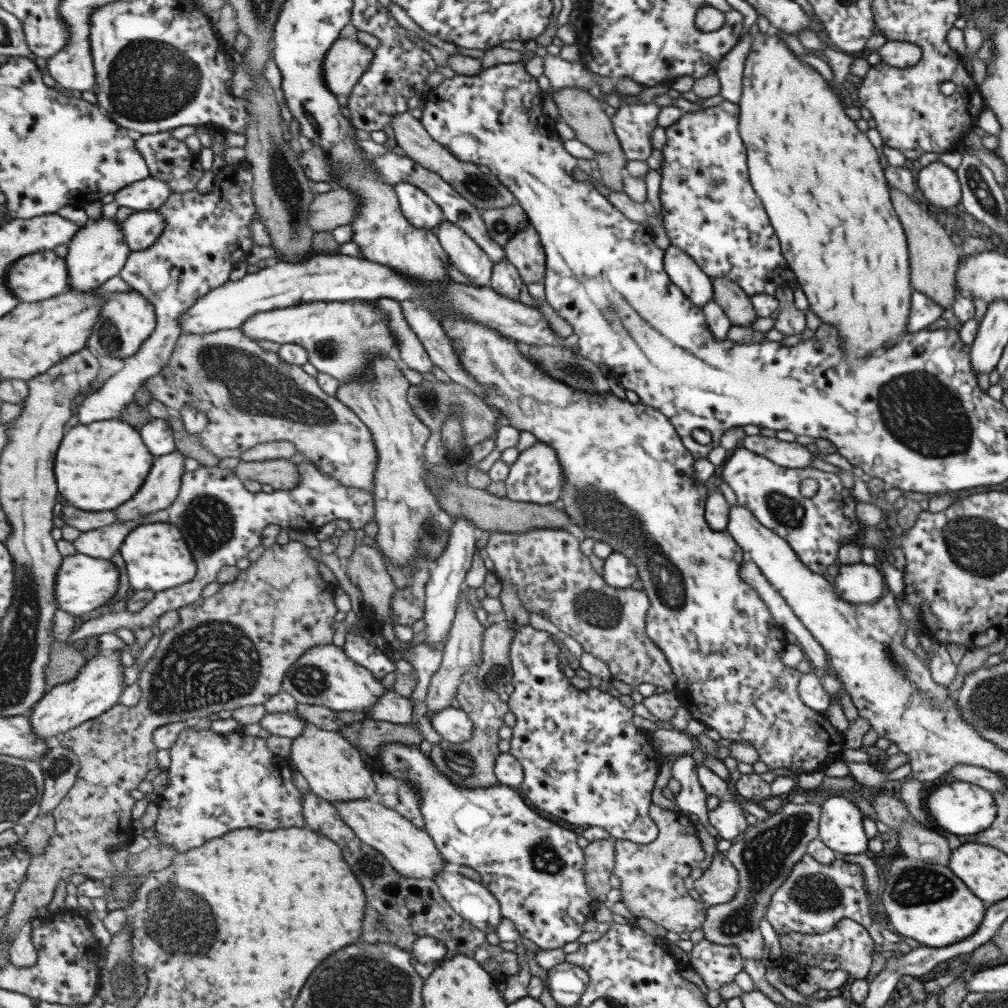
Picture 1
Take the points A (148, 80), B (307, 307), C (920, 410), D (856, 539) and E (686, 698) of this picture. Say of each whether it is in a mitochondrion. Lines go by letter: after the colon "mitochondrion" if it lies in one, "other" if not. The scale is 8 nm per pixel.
A: mitochondrion
B: other
C: mitochondrion
D: other
E: other

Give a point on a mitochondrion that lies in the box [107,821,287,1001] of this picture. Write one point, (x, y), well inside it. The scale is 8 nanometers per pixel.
(193, 928)

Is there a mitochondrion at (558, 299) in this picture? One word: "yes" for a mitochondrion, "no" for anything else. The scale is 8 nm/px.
no

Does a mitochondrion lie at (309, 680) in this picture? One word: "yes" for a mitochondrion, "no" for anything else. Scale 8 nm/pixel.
yes

